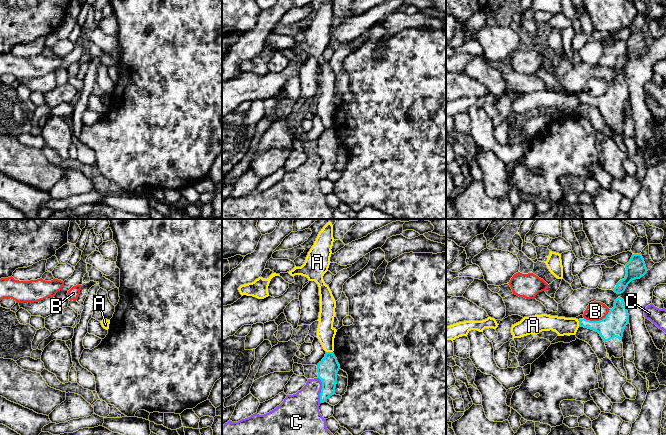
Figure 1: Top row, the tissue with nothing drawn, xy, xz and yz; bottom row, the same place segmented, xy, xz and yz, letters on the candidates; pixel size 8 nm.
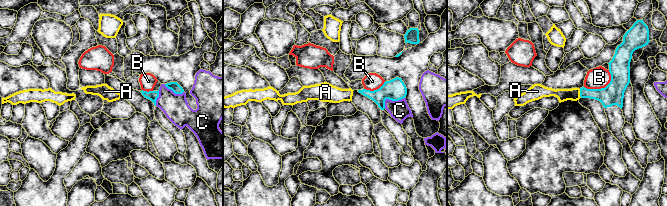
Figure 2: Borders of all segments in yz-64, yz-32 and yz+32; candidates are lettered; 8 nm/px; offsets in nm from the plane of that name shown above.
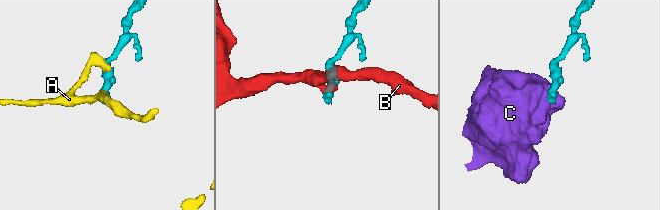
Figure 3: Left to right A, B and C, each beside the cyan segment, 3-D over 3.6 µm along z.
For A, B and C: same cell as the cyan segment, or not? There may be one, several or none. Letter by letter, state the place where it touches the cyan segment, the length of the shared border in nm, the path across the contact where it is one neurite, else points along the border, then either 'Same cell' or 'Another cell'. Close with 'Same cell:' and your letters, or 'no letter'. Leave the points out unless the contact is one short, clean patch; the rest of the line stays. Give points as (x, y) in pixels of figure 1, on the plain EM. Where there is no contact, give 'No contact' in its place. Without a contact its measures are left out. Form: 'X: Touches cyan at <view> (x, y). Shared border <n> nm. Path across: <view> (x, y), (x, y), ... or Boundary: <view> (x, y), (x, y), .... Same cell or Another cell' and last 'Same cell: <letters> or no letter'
A: Touches cyan at xz (329, 128). Shared border 60 nm. Boundary: xz (326, 127), (332, 128). Another cell
B: Touches cyan at yz (599, 96). Shared border 240 nm. Boundary: yz (610, 85), (601, 95), (584, 95). Another cell
C: Touches cyan at xz (321, 166). Shared border 220 nm. Boundary: xz (318, 153), (321, 158), (320, 179). Another cell
Same cell: no letter

